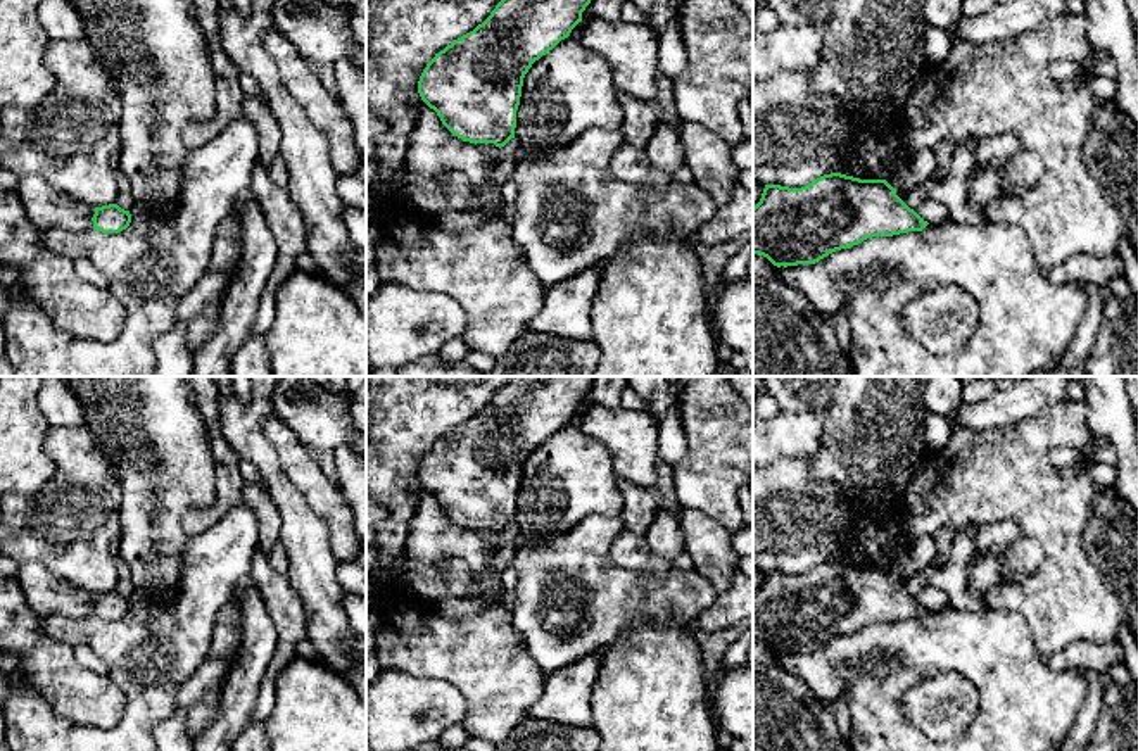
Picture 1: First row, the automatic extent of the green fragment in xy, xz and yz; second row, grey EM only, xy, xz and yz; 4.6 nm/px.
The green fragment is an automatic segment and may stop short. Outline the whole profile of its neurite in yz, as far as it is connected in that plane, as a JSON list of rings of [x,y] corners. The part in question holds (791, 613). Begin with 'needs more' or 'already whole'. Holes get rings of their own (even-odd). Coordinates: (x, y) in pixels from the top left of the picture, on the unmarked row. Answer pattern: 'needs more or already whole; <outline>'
already whole; [[[831,559],[801,575],[765,571],[753,594],[753,641],[777,654],[815,651],[867,625],[927,611],[886,566]]]

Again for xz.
already whole; [[[509,376],[482,411],[427,451],[418,468],[421,487],[463,528],[504,533],[515,525],[525,461],[535,447],[570,423],[592,382],[594,376]]]

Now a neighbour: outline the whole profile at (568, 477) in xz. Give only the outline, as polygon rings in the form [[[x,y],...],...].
[[[572,423],[532,451],[523,464],[516,497],[515,525],[520,544],[541,544],[560,535],[591,514],[616,518],[623,511],[623,497],[613,456],[606,445]]]

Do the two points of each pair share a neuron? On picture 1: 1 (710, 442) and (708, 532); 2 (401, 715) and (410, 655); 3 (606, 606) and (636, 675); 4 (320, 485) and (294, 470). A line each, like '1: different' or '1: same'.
1: different
2: different
3: different
4: same

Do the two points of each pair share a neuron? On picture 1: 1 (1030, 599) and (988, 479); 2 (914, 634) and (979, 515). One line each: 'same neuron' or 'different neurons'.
1: same neuron
2: different neurons

